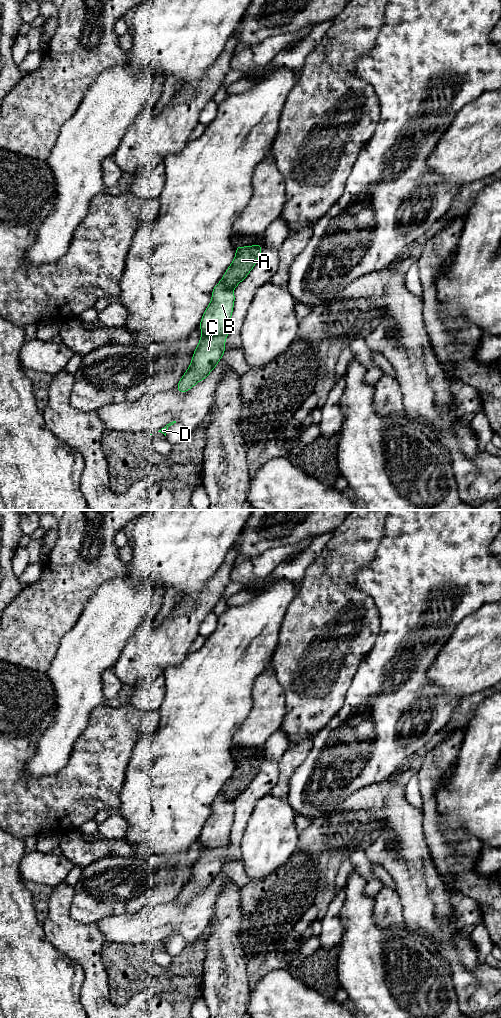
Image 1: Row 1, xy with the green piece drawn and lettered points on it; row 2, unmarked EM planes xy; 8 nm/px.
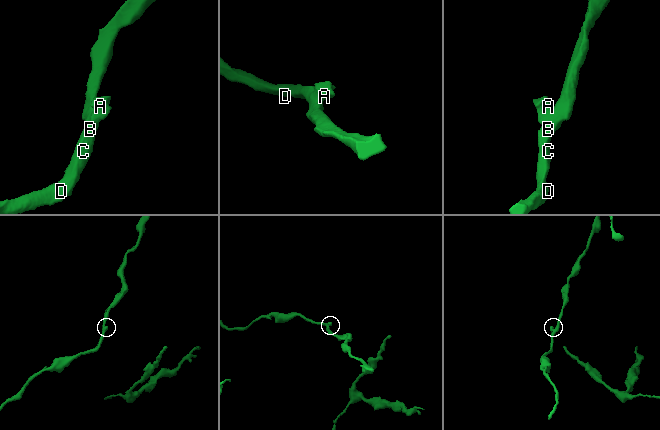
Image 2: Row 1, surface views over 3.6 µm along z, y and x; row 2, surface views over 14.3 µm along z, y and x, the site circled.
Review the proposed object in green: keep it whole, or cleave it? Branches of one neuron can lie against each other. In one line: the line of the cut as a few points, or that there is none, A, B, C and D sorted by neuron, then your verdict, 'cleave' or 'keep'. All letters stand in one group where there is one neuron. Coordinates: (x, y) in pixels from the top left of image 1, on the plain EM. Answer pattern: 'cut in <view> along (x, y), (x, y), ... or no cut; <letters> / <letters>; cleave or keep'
cut in xy along (222, 791), (231, 802); A / B C D; cleave

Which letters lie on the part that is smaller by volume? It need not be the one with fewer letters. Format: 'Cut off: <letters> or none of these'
Cut off: A

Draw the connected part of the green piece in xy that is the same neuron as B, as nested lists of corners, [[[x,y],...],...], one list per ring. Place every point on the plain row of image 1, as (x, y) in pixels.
[[[221,792],[212,803],[212,812],[205,822],[200,840],[202,849],[195,861],[190,879],[184,885],[176,901],[184,905],[197,894],[204,892],[222,870],[224,853],[230,844],[230,830],[235,808]]]

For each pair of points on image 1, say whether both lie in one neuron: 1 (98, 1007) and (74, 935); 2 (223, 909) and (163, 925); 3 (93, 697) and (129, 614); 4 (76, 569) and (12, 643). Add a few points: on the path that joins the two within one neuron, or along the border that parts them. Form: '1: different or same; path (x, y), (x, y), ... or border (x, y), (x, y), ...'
1: same; path (95, 989), (95, 975), (87, 953)
2: different; border (221, 890), (214, 906), (213, 917), (207, 926)
3: same; path (93, 676), (93, 650), (108, 635)
4: same; path (65, 587), (61, 594), (30, 625)

